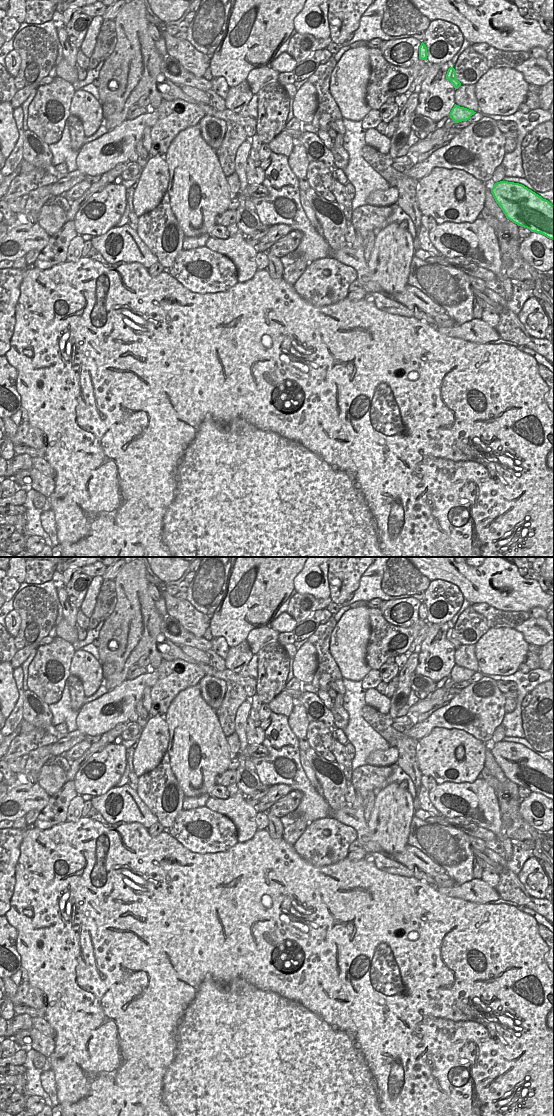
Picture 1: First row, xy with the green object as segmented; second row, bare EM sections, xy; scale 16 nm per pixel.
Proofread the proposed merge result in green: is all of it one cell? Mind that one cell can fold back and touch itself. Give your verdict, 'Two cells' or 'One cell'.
Two cells

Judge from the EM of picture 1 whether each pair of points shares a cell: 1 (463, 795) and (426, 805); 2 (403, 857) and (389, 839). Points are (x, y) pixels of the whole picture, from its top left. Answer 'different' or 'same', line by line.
1: different
2: different

